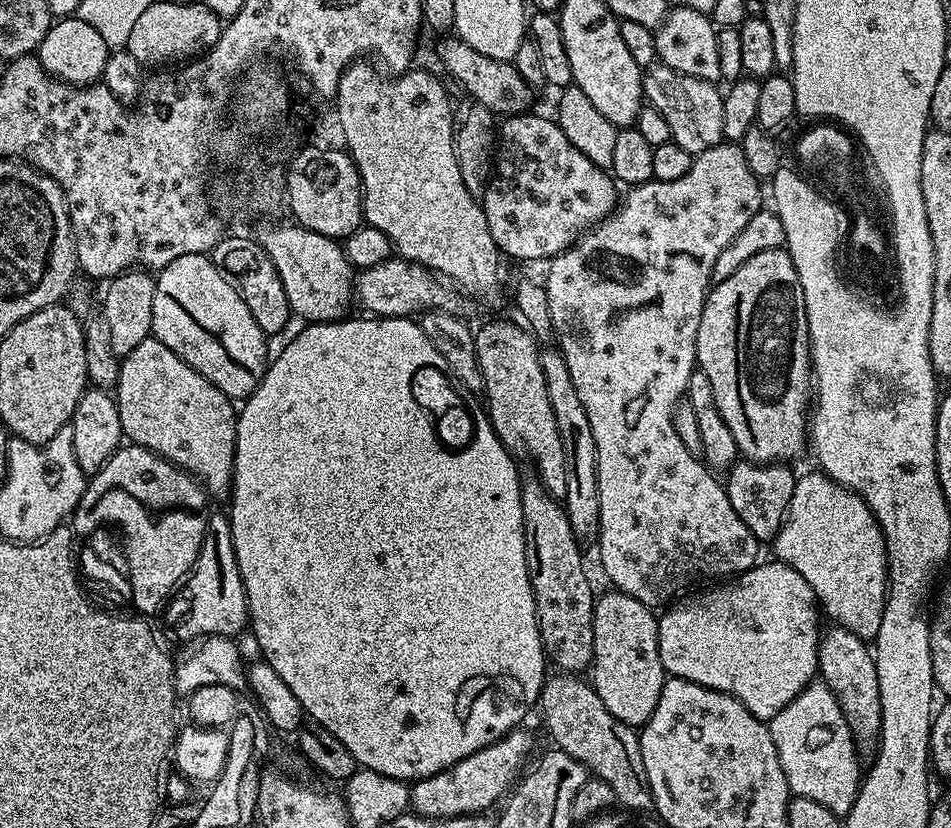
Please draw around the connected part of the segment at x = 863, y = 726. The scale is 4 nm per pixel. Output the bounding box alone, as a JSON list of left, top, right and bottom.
[819,626,880,758]

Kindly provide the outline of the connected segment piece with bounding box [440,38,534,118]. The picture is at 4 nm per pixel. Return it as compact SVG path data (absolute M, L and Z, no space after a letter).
M451 39L441 42L440 60L444 63L445 70L454 79L460 80L461 86L472 95L469 97L475 103L488 108L493 114L501 112L501 117L504 118L518 116L531 109L528 107L532 104L534 88L523 80L512 62L483 56L478 54L478 50L474 50L474 46L470 46L465 40Z

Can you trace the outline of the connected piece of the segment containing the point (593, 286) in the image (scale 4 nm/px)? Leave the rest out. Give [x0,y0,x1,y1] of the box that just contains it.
[543,142,762,609]

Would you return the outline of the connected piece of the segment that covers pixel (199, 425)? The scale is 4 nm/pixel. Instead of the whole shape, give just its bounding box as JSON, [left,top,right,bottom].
[114,338,238,497]

